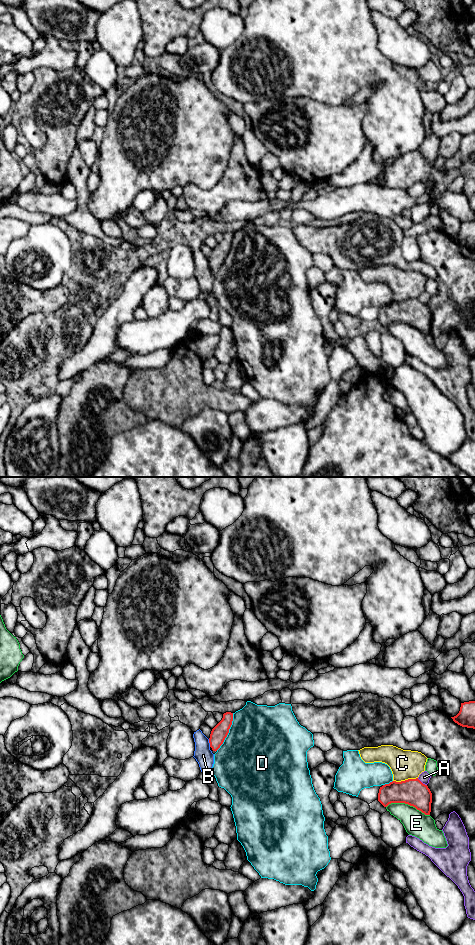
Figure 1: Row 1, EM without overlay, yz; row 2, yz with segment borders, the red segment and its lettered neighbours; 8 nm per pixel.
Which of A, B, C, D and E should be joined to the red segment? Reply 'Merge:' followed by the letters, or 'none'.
Merge: none

